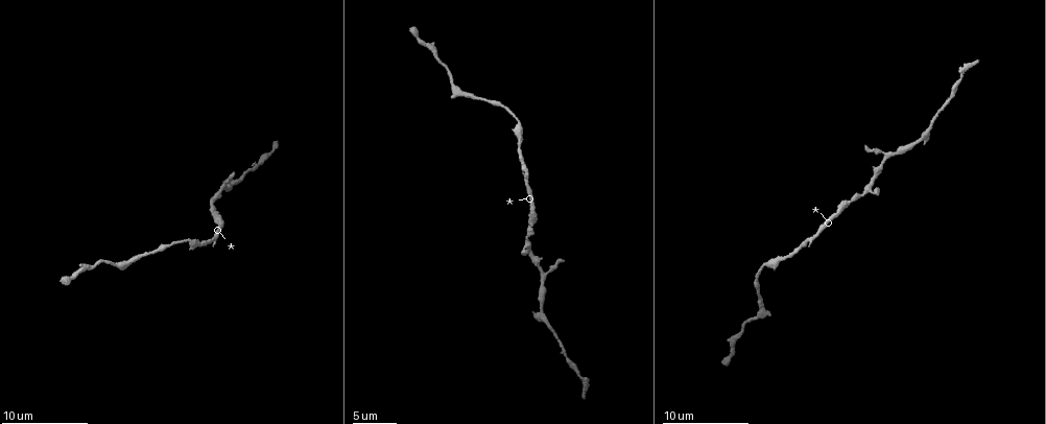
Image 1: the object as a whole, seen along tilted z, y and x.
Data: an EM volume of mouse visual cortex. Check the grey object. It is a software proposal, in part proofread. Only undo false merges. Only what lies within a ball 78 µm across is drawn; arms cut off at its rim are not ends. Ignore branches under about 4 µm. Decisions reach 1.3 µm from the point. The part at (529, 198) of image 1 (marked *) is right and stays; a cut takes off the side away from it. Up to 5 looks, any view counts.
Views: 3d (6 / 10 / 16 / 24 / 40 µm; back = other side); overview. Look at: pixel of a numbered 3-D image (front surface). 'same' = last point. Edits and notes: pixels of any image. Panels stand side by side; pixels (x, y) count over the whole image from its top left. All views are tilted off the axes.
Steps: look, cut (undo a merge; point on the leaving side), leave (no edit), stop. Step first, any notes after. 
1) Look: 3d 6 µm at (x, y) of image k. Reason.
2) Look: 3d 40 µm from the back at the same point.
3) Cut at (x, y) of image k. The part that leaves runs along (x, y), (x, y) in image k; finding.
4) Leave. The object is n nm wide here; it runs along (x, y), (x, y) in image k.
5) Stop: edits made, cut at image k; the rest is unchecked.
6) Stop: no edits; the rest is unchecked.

Look: 3d 16 µm at (520, 145) of image 1. Narrows sharply.

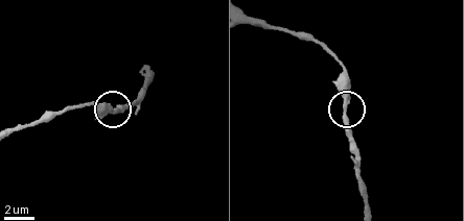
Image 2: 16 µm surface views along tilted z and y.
Leave. The object is 270 nm wide here; it runs along (364, 199), (345, 118), (343, 63) in image 2; one cell here.

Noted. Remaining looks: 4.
Look: 3d 10 µm at (753, 318) of image 1. Thick turns thin.

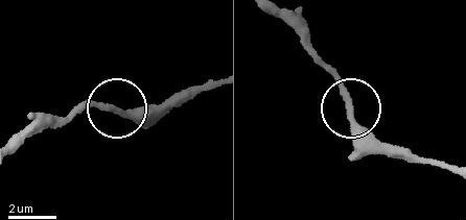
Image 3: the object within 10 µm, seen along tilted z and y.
Look: 3d 10 µm from the back at (349, 114) of image 3. From behind.

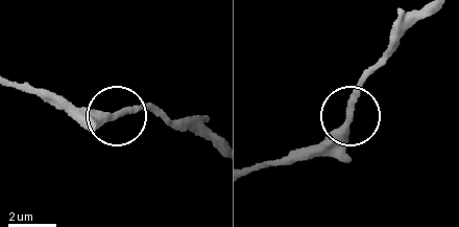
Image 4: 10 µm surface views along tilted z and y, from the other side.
Leave. It runs along (20, 87), (92, 113), (156, 105) in image 4; one cell here.

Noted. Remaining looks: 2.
Look: 3d 10 µm at (242, 180) of image 1. Thick turns thin.

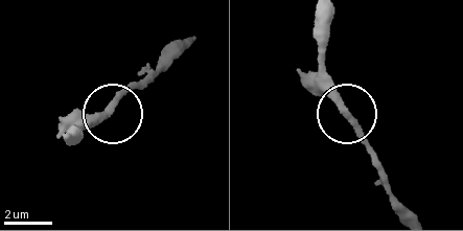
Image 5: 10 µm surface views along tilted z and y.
Leave. It runs along (325, 15), (323, 59), (331, 93), (352, 116), (384, 178) in image 5; continuous, no second cell.

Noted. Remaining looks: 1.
Stop: no edits; the rest is unchecked.

